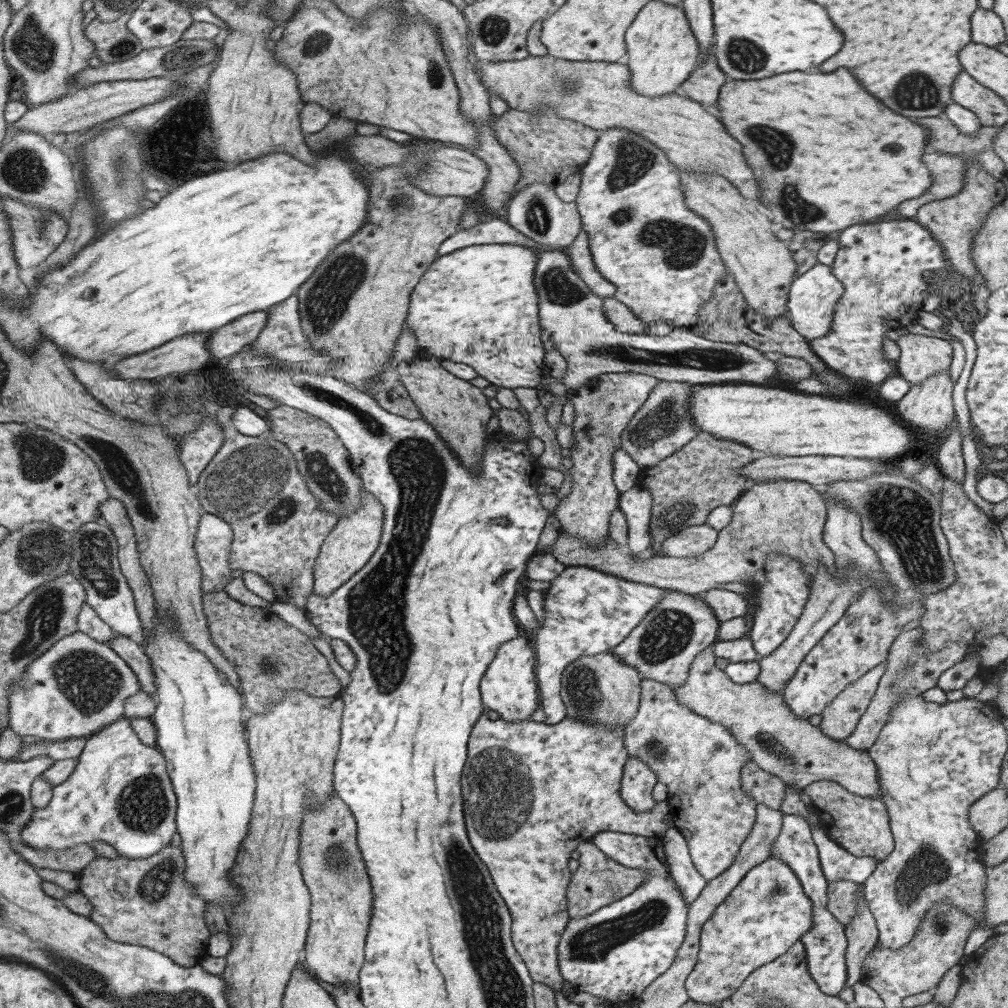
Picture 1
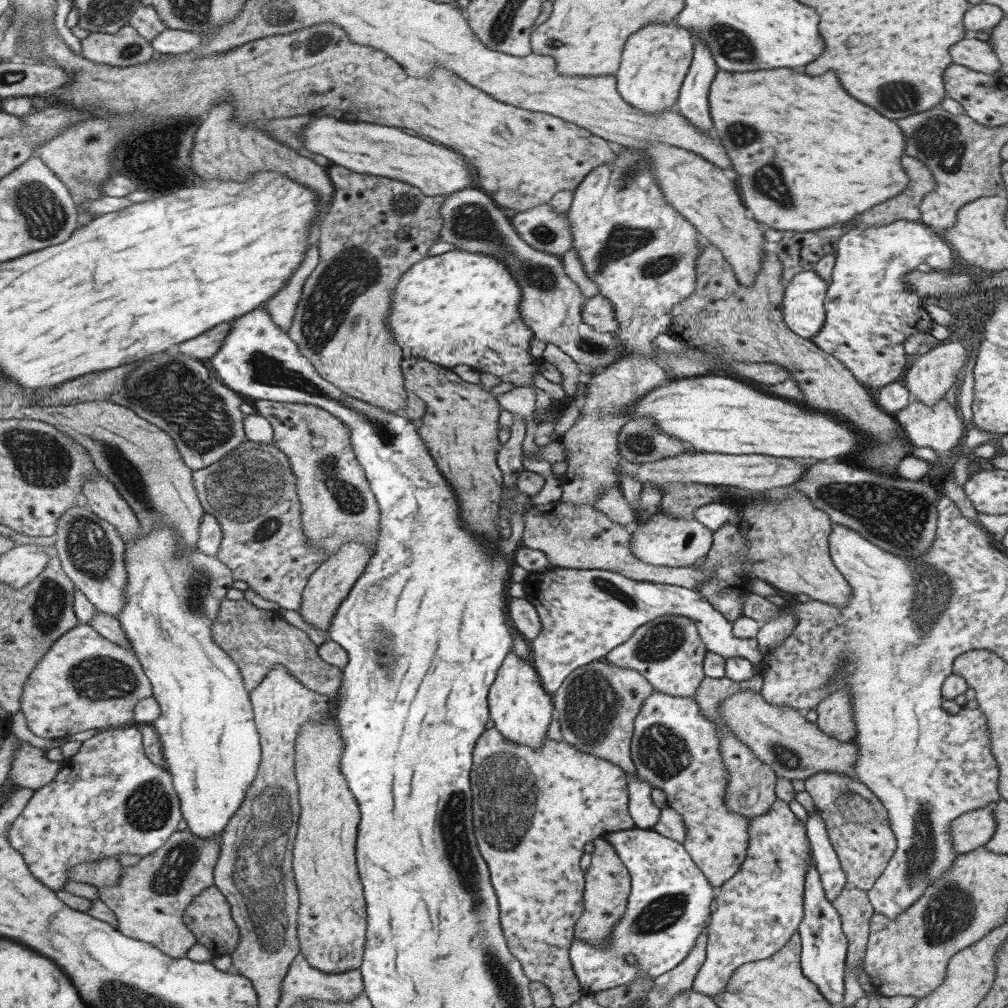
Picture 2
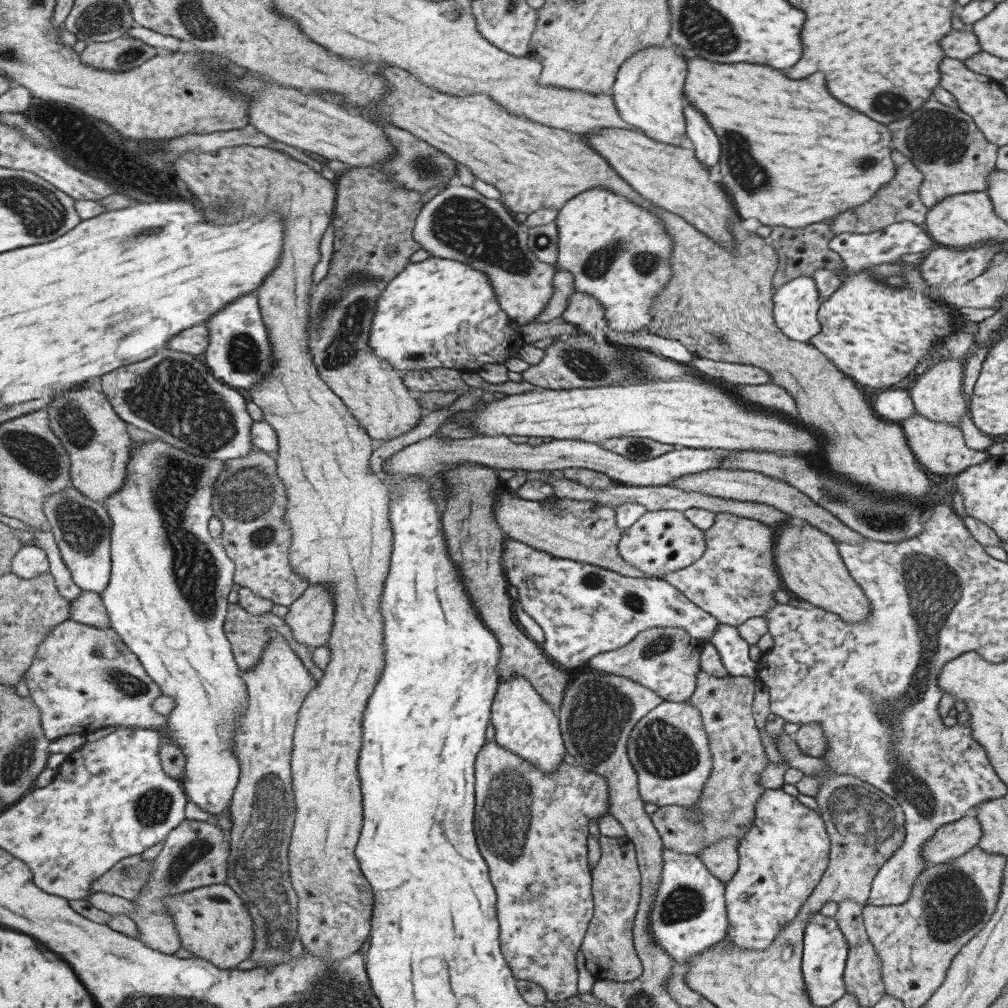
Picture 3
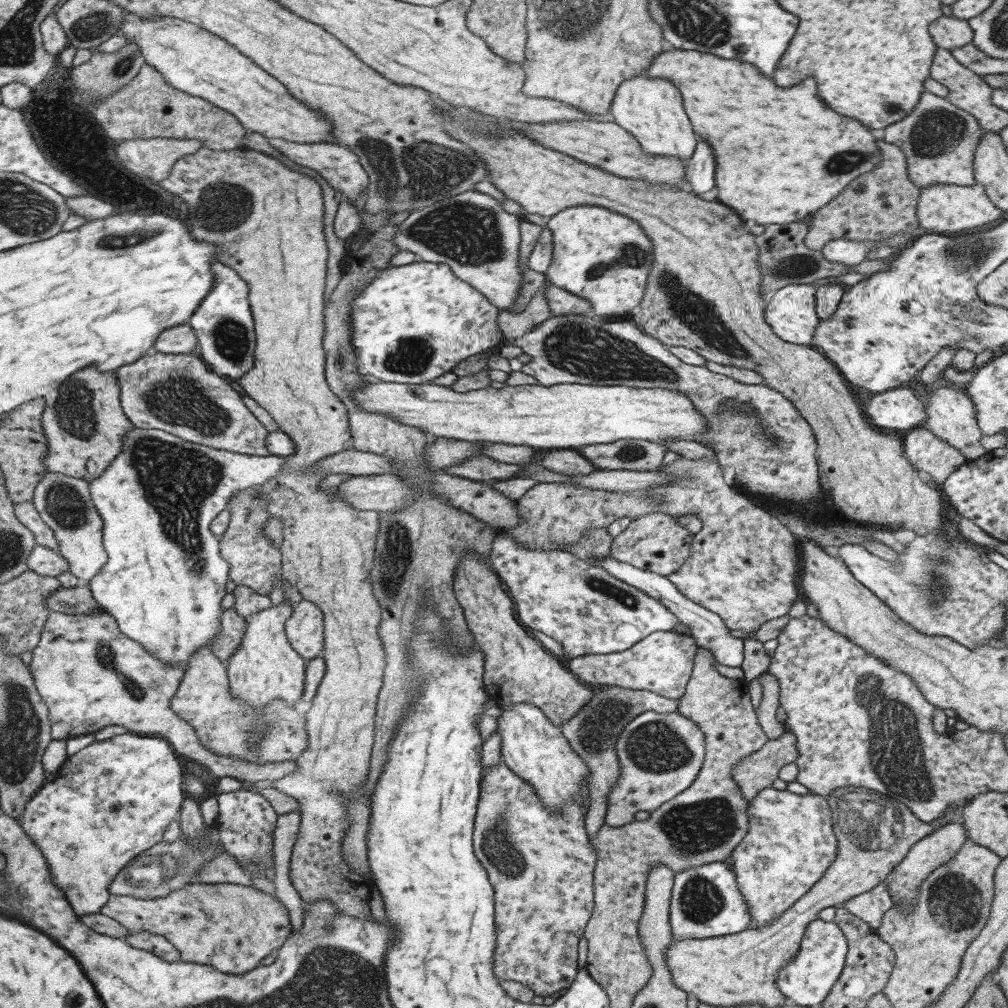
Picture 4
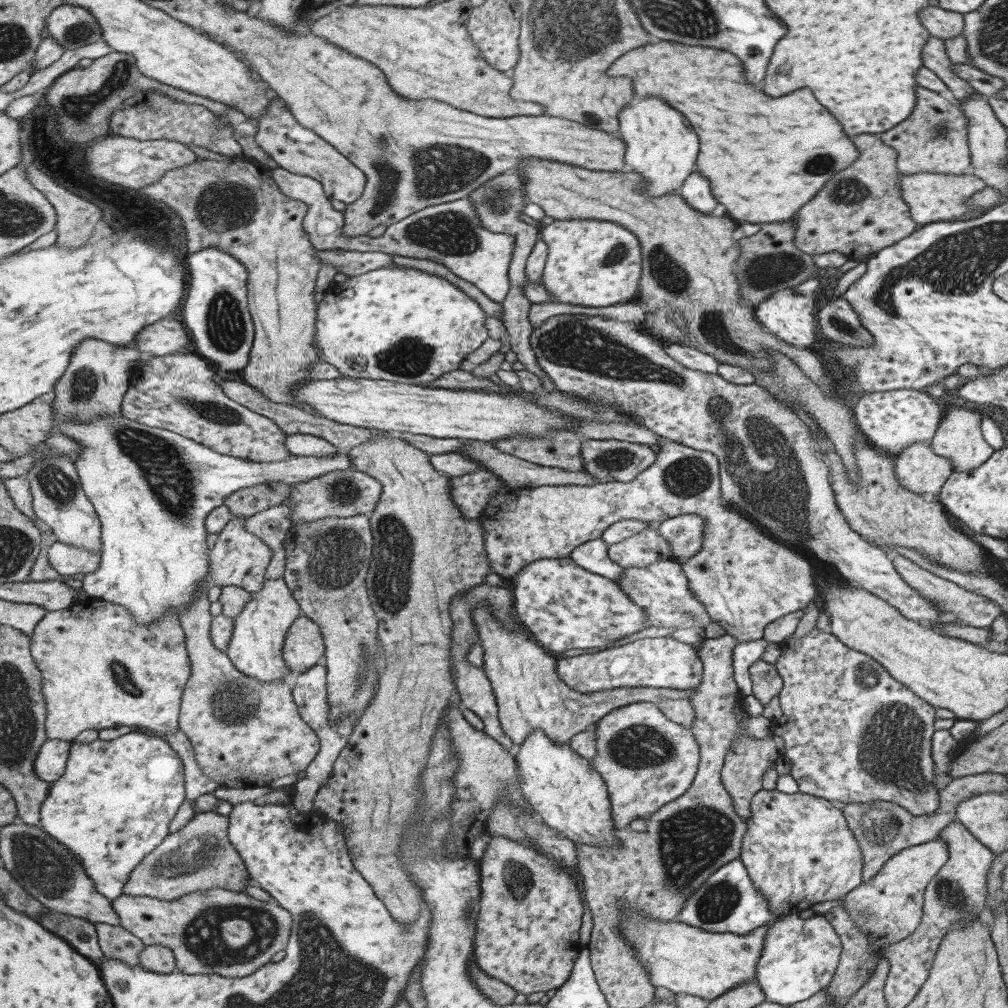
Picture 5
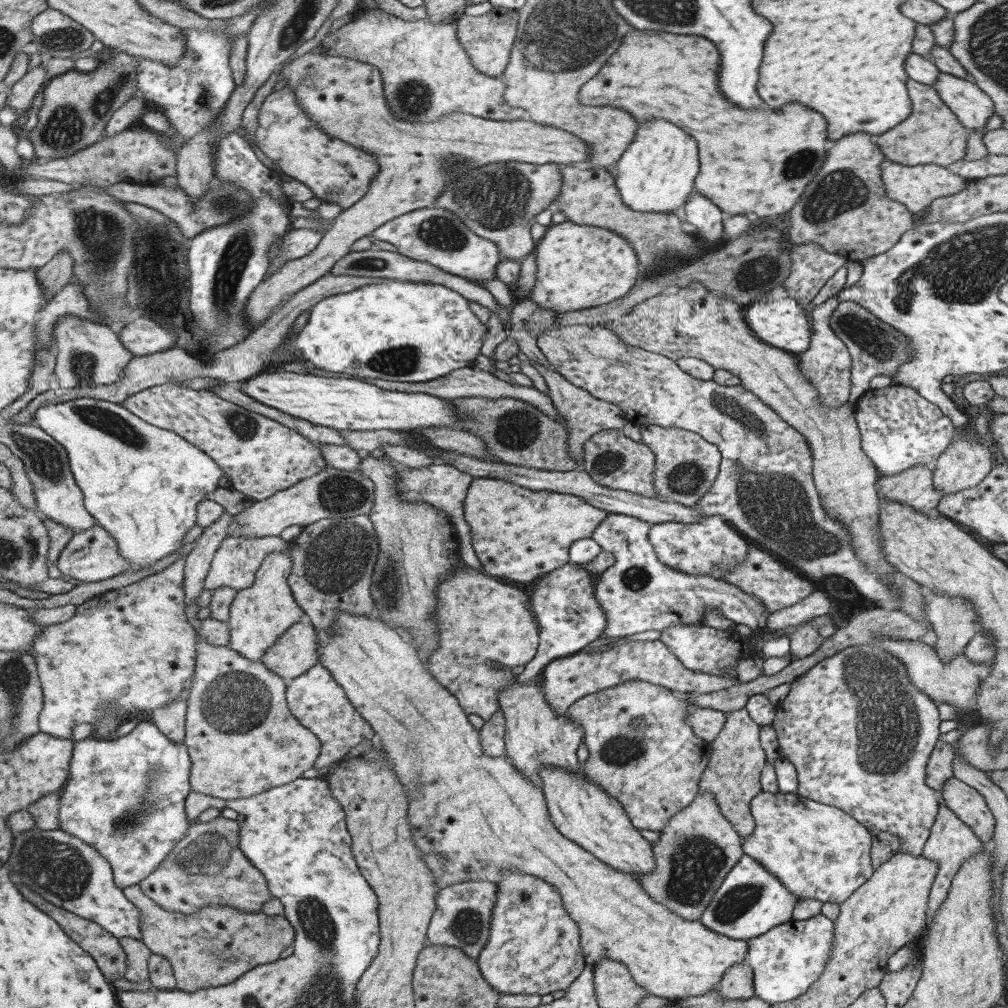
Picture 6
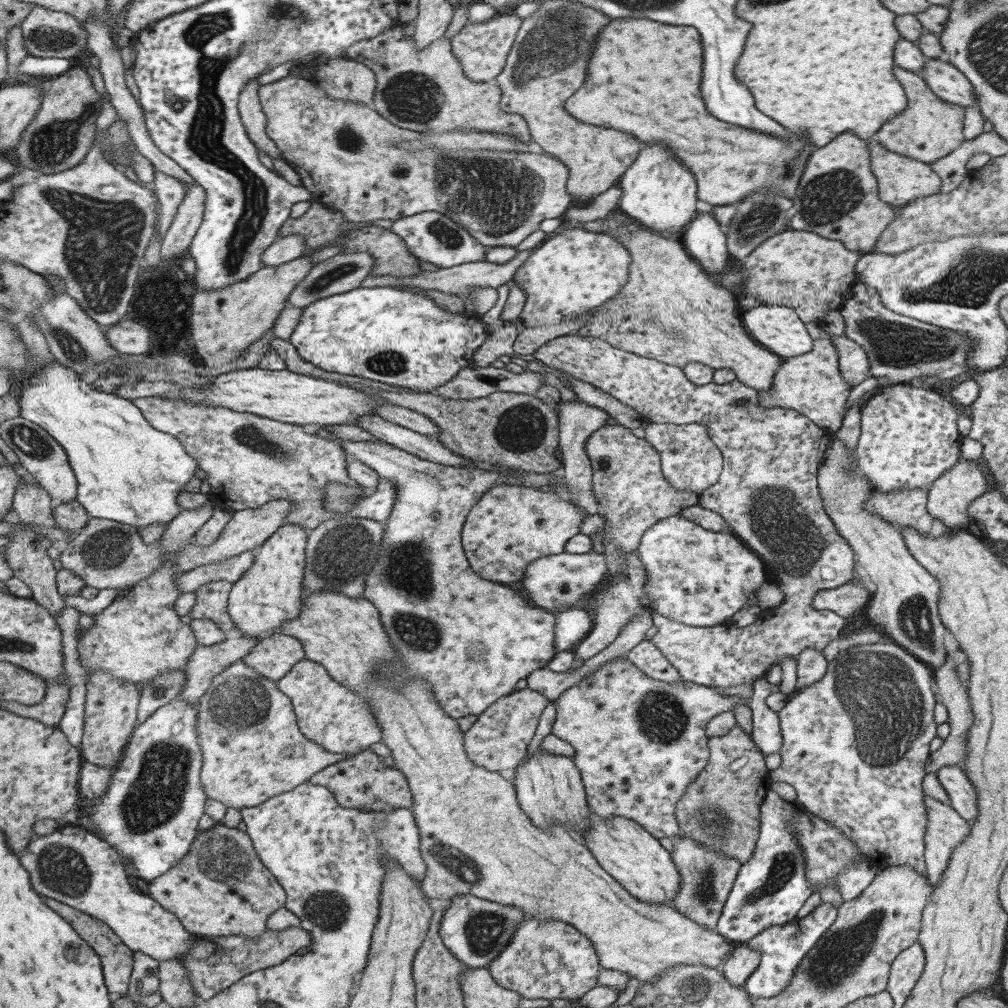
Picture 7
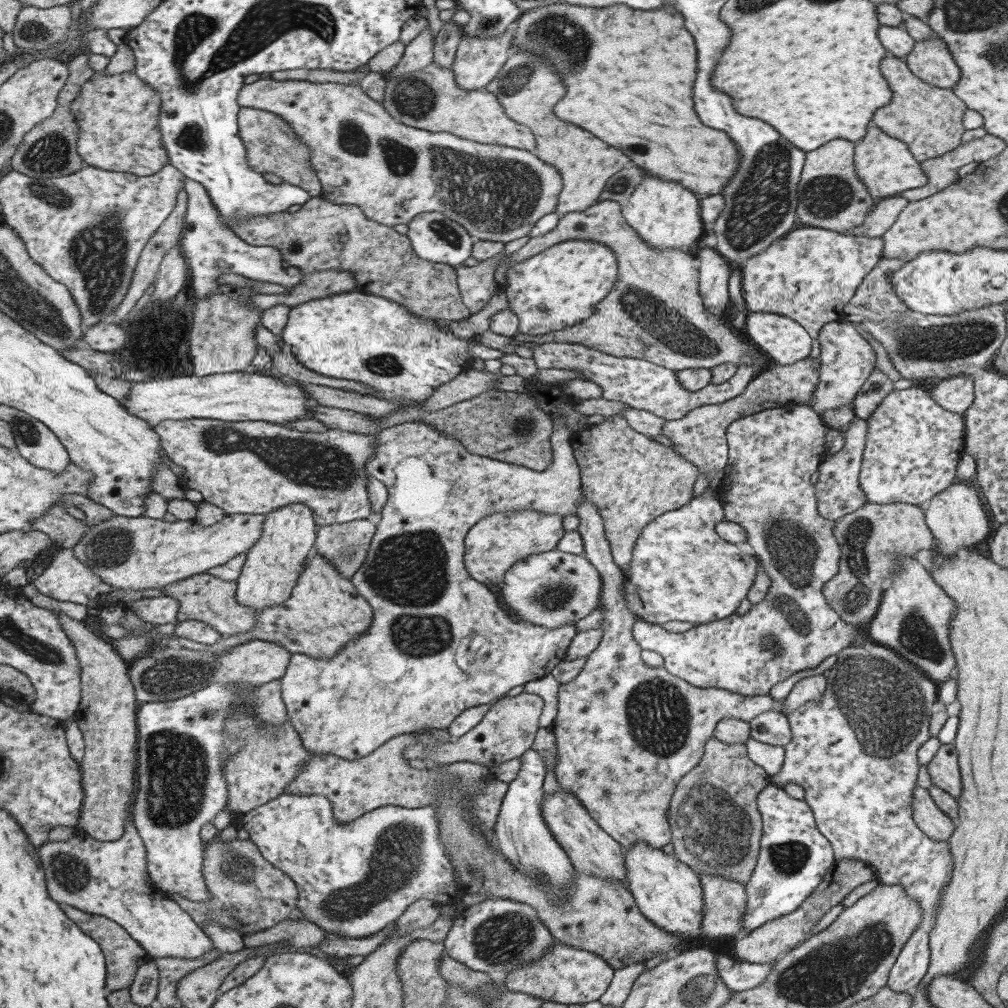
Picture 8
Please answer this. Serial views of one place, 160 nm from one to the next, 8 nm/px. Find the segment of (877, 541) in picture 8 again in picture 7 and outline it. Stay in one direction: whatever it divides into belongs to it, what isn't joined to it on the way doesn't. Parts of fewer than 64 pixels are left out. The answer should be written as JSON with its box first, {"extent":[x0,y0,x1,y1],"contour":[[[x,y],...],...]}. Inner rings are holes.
{"extent":[809,489,933,618],"contour":[[[899,489],[889,493],[873,492],[864,503],[864,509],[903,531],[905,527],[925,535],[931,529],[933,519],[926,510],[927,491]],[[855,562],[852,581],[837,588],[818,591],[813,595],[809,606],[815,610],[829,610],[841,618],[853,616],[860,611],[871,596],[862,586],[860,575],[865,575],[865,572],[857,573],[857,569],[860,568],[861,566]]]}

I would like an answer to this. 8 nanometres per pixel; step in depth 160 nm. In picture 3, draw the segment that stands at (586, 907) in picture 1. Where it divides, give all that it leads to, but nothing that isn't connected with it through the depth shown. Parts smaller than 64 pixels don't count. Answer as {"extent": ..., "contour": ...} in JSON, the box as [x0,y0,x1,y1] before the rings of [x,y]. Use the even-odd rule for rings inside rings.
{"extent":[580,835,642,984],"contour":[[[599,835],[600,857],[597,864],[590,869],[591,894],[593,912],[583,939],[580,950],[585,958],[585,967],[591,976],[597,980],[607,980],[612,984],[627,983],[637,980],[642,974],[642,966],[632,946],[632,926],[640,899],[640,872],[636,863],[634,844],[625,835],[620,837],[606,837]]]}

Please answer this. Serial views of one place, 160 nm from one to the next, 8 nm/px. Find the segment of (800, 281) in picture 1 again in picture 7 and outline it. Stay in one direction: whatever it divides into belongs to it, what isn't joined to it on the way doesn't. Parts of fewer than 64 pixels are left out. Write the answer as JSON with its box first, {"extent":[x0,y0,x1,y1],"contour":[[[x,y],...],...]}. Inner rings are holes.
{"extent":[740,305,812,360],"contour":[[[758,305],[740,313],[740,319],[748,334],[765,349],[770,350],[782,360],[809,352],[812,340],[805,331],[805,325],[787,306]]]}

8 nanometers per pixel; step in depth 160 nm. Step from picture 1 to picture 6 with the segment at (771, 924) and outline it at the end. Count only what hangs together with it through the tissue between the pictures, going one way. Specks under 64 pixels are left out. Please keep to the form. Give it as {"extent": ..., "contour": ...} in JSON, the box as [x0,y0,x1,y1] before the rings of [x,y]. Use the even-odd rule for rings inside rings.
{"extent":[741,791,872,902],"contour":[[[759,791],[750,802],[753,832],[741,840],[742,852],[754,858],[796,898],[843,902],[871,875],[872,836],[854,818],[834,806],[796,793]]]}

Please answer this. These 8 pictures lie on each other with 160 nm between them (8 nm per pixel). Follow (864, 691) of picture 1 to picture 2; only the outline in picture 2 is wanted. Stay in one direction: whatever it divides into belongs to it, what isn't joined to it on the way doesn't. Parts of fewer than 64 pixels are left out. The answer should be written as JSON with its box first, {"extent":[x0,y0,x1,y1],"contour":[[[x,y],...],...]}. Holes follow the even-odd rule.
{"extent":[814,688,854,742],"contour":[[[846,688],[825,697],[815,708],[817,718],[814,722],[821,733],[837,742],[850,742],[854,739],[854,720],[852,719],[852,700]]]}

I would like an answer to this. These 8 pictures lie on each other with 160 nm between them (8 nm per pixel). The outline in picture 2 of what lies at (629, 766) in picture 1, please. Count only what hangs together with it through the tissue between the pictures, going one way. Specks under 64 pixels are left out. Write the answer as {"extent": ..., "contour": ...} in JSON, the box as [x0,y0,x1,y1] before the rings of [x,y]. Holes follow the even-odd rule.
{"extent":[627,773,660,829],"contour":[[[636,773],[627,778],[628,813],[633,825],[639,829],[651,829],[657,822],[660,809],[651,802],[649,783],[640,780]]]}

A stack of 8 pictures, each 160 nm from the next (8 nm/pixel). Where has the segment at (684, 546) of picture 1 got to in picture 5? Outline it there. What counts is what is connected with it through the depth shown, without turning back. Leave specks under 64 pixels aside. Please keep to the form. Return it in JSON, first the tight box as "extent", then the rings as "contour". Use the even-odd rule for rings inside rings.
{"extent":[608,525,673,568],"contour":[[[656,525],[644,526],[643,531],[621,542],[608,545],[611,562],[624,568],[642,567],[656,560],[673,561],[668,542],[657,535]]]}

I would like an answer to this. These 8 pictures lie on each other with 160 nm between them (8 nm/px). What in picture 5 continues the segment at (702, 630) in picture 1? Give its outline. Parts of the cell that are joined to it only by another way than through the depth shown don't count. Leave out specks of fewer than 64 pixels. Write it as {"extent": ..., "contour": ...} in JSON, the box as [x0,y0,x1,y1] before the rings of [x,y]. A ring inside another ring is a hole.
{"extent":[557,637,702,692],"contour":[[[671,637],[641,638],[595,653],[557,658],[557,676],[573,691],[599,692],[623,687],[693,689],[700,685],[702,664],[692,645]]]}

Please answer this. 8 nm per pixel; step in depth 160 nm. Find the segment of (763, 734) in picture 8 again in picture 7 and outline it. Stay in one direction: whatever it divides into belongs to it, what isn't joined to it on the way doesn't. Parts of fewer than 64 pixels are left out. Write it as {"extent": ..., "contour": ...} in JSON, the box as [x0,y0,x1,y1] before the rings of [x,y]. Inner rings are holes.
{"extent":[748,677,782,754],"contour":[[[764,677],[752,684],[752,695],[748,704],[752,714],[751,740],[761,754],[778,752],[782,743],[778,714],[765,706],[765,697],[774,692],[774,687]]]}

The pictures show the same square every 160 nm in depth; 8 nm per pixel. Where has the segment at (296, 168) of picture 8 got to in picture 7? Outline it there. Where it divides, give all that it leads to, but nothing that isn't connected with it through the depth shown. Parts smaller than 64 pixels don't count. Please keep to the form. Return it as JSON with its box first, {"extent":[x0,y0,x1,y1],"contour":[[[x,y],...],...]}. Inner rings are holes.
{"extent":[237,78,280,158],"contour":[[[256,78],[246,82],[238,96],[237,109],[241,123],[244,126],[248,139],[256,148],[265,152],[271,158],[280,158],[280,150],[274,145],[274,142],[265,134],[265,116],[261,112],[260,104],[257,98]]]}

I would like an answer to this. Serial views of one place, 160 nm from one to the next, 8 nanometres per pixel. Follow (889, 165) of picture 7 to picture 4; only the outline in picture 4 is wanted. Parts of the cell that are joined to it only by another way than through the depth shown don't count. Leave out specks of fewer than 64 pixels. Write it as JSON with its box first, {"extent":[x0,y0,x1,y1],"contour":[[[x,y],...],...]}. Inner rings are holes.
{"extent":[916,183,1005,235],"contour":[[[973,183],[971,186],[929,185],[919,189],[916,219],[920,228],[927,233],[960,235],[985,228],[1005,216],[1003,211],[988,199],[979,183]]]}

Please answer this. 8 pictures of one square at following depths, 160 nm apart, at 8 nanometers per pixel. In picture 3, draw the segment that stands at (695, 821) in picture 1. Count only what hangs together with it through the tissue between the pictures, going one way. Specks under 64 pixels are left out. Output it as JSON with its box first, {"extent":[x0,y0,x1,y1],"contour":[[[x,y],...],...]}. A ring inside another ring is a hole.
{"extent":[626,700,738,883],"contour":[[[662,700],[640,717],[626,740],[626,755],[637,775],[640,799],[658,807],[695,805],[712,767],[701,717],[687,701]],[[726,836],[702,848],[697,856],[711,875],[725,883],[738,867],[737,845],[738,838]]]}

